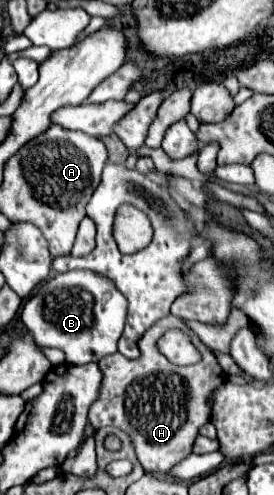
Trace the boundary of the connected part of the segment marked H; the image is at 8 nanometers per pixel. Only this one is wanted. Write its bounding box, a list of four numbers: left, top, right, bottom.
[88,315,226,473]

